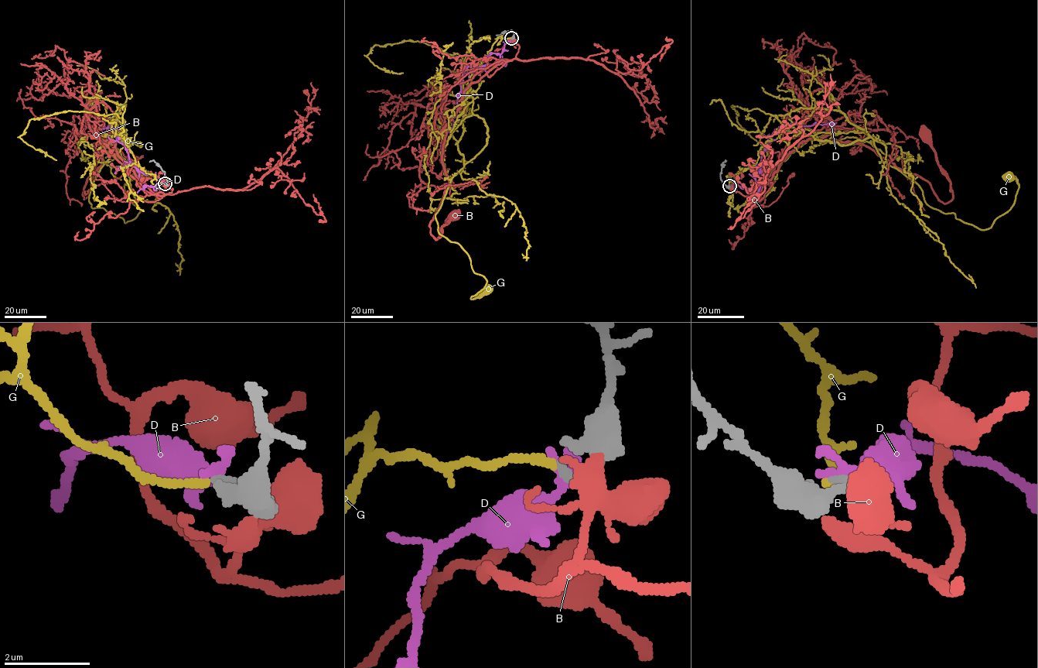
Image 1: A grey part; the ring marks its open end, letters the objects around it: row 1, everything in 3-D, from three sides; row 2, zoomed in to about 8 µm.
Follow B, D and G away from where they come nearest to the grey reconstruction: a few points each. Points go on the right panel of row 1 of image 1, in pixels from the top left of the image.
B: (728, 188), (754, 200), (800, 143), (831, 135), (869, 147), (926, 180), (947, 203), (950, 180), (925, 135)
D: (730, 186), (757, 192), (755, 178), (761, 152), (779, 127), (836, 122)
G: (729, 186), (790, 128), (841, 145), (871, 138), (928, 205), (981, 229), (1012, 207), (1019, 183), (1005, 176)

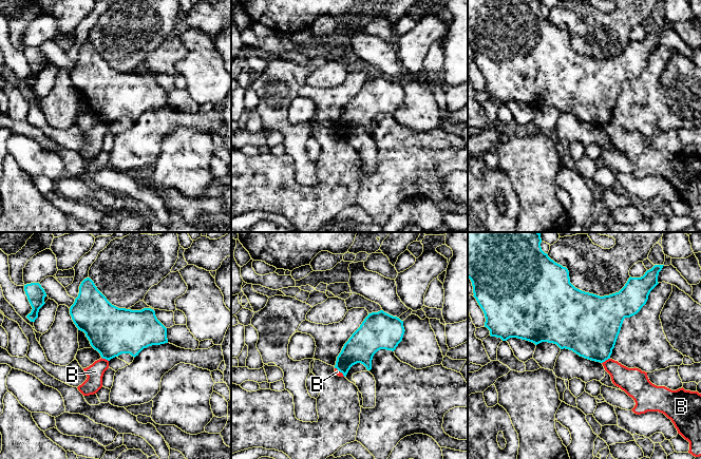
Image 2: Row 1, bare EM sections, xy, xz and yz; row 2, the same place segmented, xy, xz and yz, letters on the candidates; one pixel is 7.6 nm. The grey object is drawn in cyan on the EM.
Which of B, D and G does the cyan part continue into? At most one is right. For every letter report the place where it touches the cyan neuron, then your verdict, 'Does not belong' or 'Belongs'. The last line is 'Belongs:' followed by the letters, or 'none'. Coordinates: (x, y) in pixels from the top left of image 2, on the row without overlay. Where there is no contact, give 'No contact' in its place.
B: Touches cyan at yz (605, 123). Does not belong
D: No contact. Does not belong
G: No contact. Belongs
Belongs: G

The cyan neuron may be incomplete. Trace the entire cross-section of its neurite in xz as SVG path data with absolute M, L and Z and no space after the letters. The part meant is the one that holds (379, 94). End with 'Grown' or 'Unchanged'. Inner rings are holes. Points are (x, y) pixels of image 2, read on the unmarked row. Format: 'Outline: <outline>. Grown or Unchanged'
Outline: M383 74L368 77L360 91L352 98L337 120L335 132L346 140L350 131L357 127L363 128L367 134L372 133L374 118L380 113L394 115L402 104L404 98L403 84L393 80Z. Unchanged

